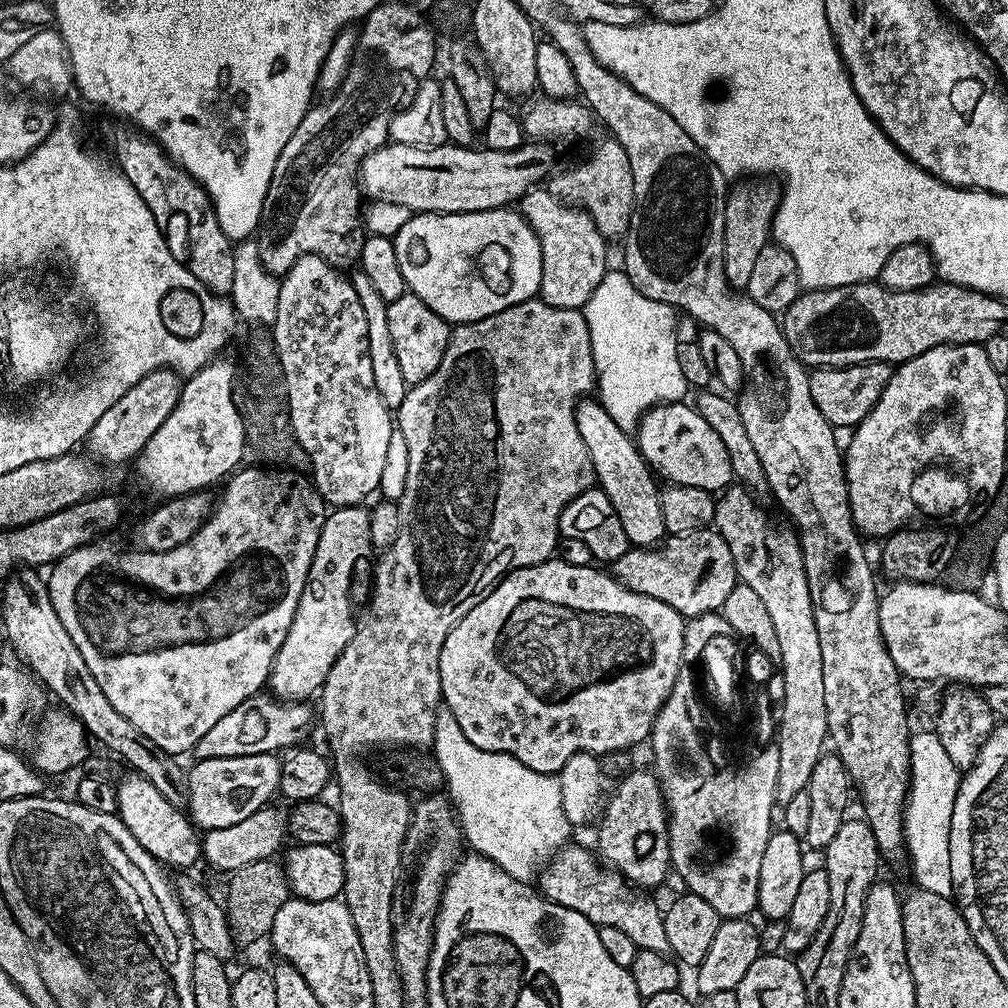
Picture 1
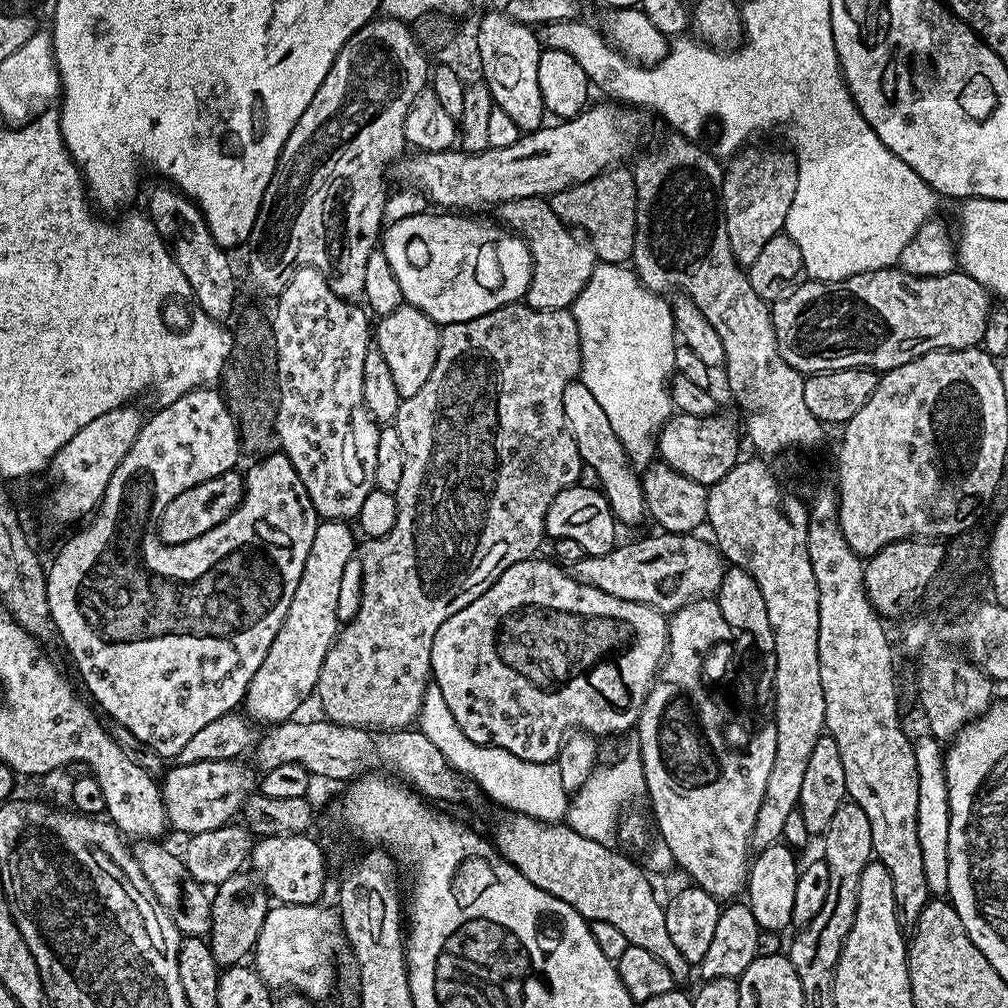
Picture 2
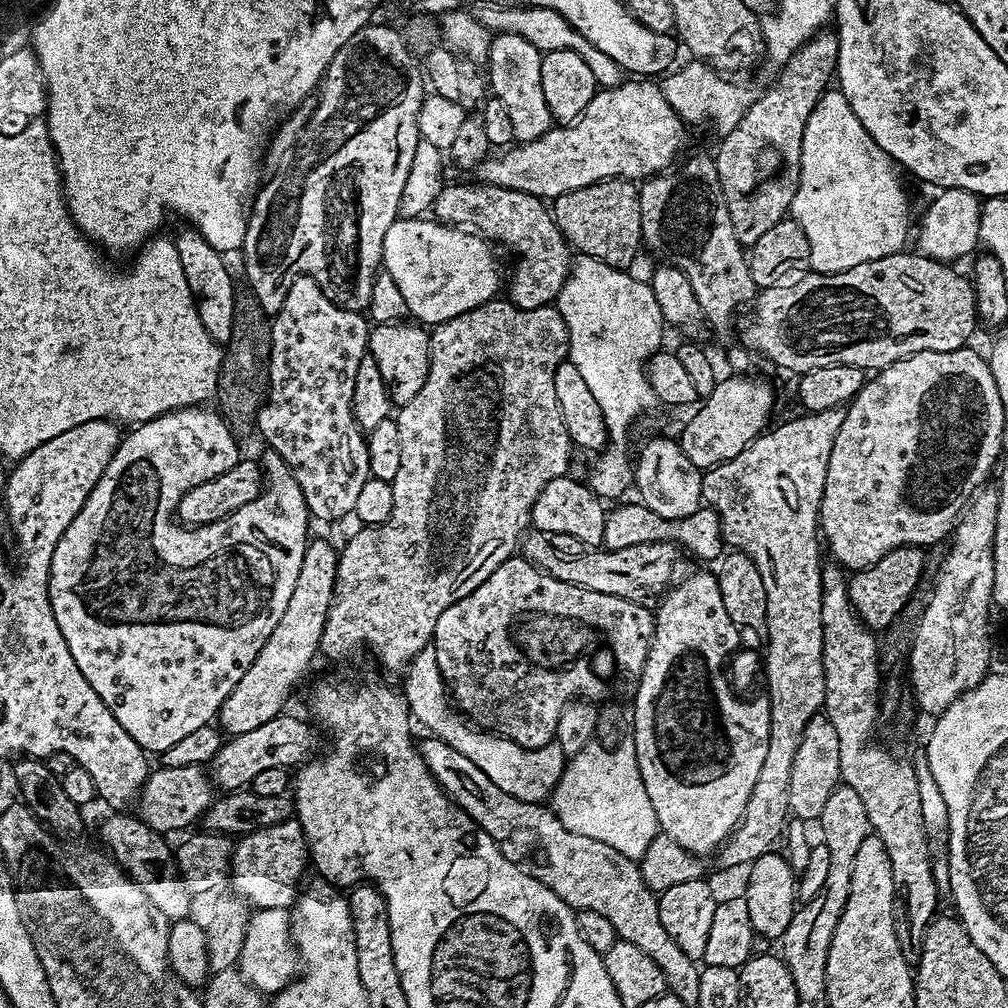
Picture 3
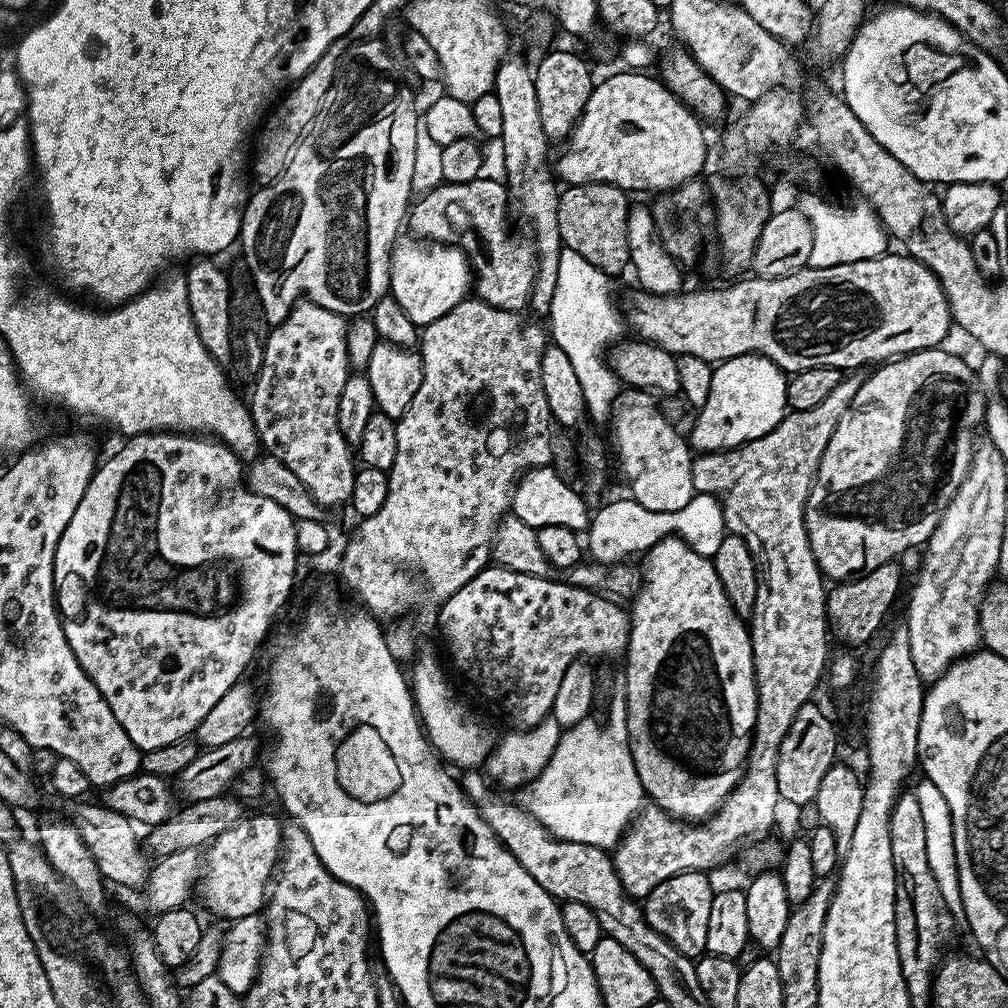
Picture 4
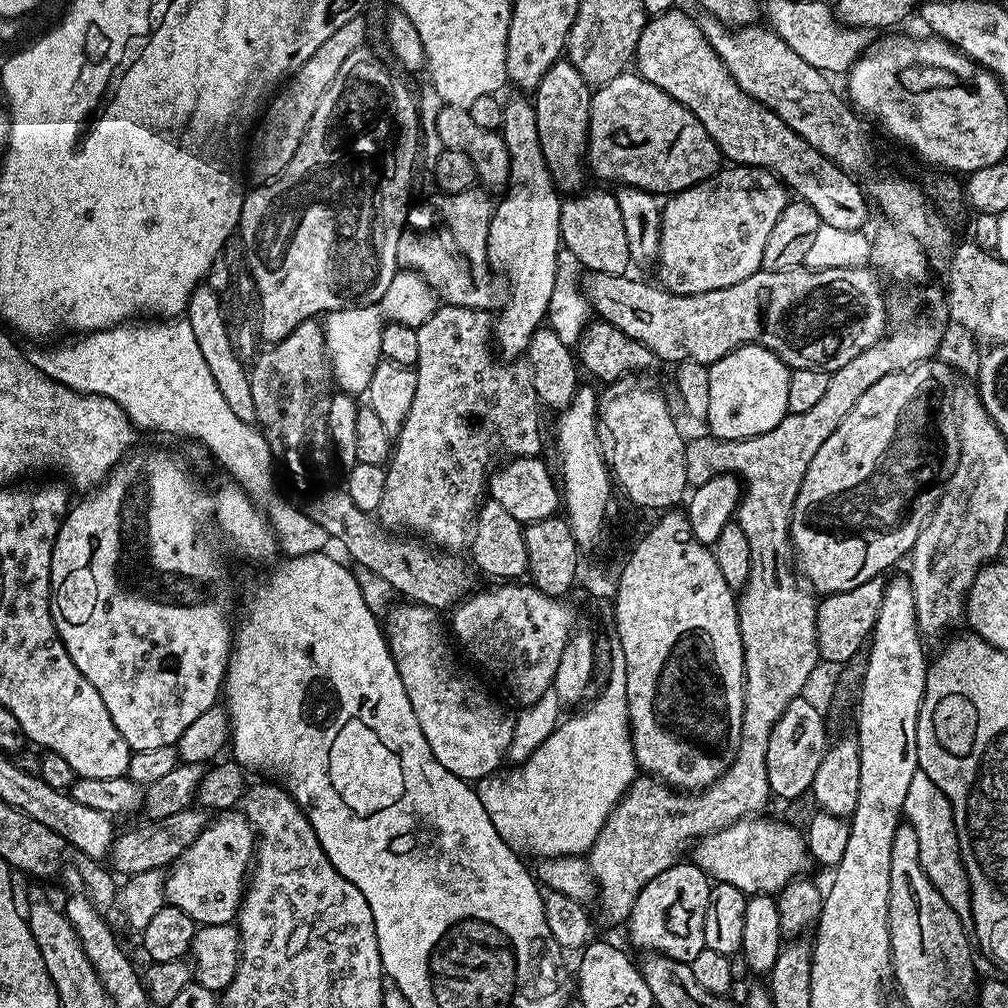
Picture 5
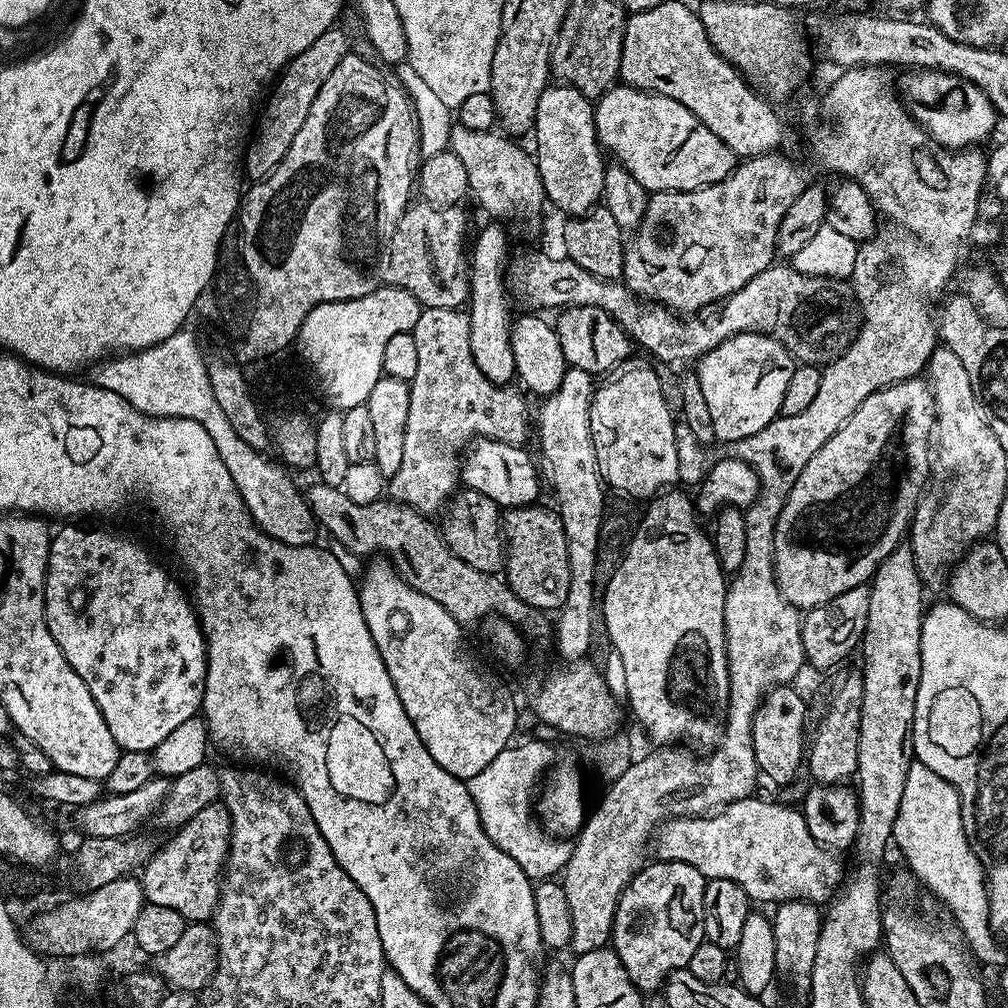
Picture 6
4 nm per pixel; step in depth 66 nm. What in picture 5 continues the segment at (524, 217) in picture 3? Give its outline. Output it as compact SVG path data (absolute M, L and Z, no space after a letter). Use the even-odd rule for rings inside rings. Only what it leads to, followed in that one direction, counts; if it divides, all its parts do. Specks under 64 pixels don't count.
M484 190L449 192L436 194L433 200L425 204L409 207L404 233L398 238L397 265L401 269L417 272L431 286L433 292L444 304L453 304L463 308L491 309L496 292L488 281L490 265L488 262L488 227L494 211L493 201L488 201L489 193Z

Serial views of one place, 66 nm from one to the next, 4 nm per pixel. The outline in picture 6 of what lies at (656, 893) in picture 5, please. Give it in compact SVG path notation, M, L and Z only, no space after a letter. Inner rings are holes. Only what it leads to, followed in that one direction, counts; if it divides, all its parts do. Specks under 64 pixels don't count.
M657 859L656 864L645 863L636 873L636 877L626 886L620 895L620 901L614 914L612 923L612 939L610 947L616 951L622 966L630 974L634 986L641 993L659 993L663 989L664 981L669 972L677 972L680 968L687 968L694 950L698 950L704 939L704 886L705 878L702 873L686 862Z

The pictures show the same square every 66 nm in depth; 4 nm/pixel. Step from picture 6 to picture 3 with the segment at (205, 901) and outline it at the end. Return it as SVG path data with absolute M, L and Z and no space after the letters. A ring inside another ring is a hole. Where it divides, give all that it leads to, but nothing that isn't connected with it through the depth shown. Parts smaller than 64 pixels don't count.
M295 818L283 820L280 824L257 832L249 832L247 836L239 837L235 841L232 850L231 891L256 910L291 909L301 887L300 875L304 872L304 860L306 864L309 856L310 849L305 834L300 828L300 821Z

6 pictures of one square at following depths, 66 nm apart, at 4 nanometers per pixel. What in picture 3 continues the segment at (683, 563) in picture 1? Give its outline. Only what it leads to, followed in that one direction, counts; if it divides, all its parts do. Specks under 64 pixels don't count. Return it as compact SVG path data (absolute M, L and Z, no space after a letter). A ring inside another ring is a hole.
M529 531L522 540L524 559L550 574L550 578L558 578L558 582L570 582L598 594L637 602L648 602L651 596L659 597L669 587L668 575L682 554L675 543L659 543L628 546L626 549L585 550L580 555L567 555L548 540L551 540L549 533Z

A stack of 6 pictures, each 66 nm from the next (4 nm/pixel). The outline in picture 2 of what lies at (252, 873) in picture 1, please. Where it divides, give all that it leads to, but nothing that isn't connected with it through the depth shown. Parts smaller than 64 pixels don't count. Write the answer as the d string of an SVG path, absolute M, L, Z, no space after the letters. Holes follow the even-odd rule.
M237 874L226 878L226 882L215 885L210 896L212 902L210 943L214 962L219 964L221 969L231 968L233 964L247 961L253 955L258 934L266 922L266 914L270 907L270 896L263 883L251 875L250 877L244 875Z

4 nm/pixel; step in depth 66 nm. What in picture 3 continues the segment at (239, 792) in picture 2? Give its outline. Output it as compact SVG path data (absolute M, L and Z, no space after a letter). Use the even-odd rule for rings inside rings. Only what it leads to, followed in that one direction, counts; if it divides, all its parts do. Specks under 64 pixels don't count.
M198 764L174 768L160 766L157 769L157 772L156 769L149 771L147 780L140 788L139 819L143 820L144 825L153 832L161 834L176 832L179 828L188 828L195 820L197 823L214 799L214 785L209 773Z

